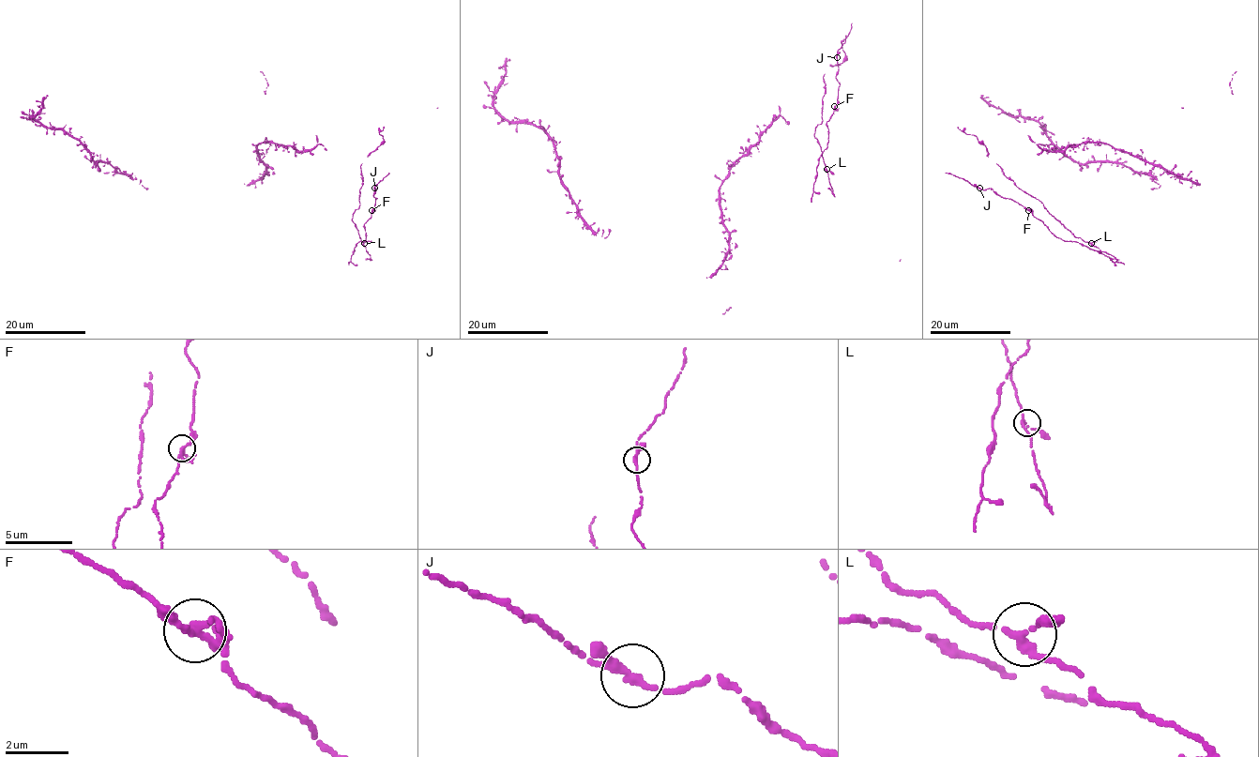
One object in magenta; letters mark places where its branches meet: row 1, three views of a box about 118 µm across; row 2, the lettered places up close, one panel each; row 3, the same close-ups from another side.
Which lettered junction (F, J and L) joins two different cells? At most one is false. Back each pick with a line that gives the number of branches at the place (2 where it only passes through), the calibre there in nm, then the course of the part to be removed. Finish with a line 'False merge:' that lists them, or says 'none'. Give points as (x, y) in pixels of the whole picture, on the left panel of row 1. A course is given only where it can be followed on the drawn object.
False merge: none

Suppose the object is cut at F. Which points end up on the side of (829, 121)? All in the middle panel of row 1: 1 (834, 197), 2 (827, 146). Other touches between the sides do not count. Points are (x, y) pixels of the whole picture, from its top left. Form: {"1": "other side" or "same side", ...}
{"1": "other side", "2": "same side"}

